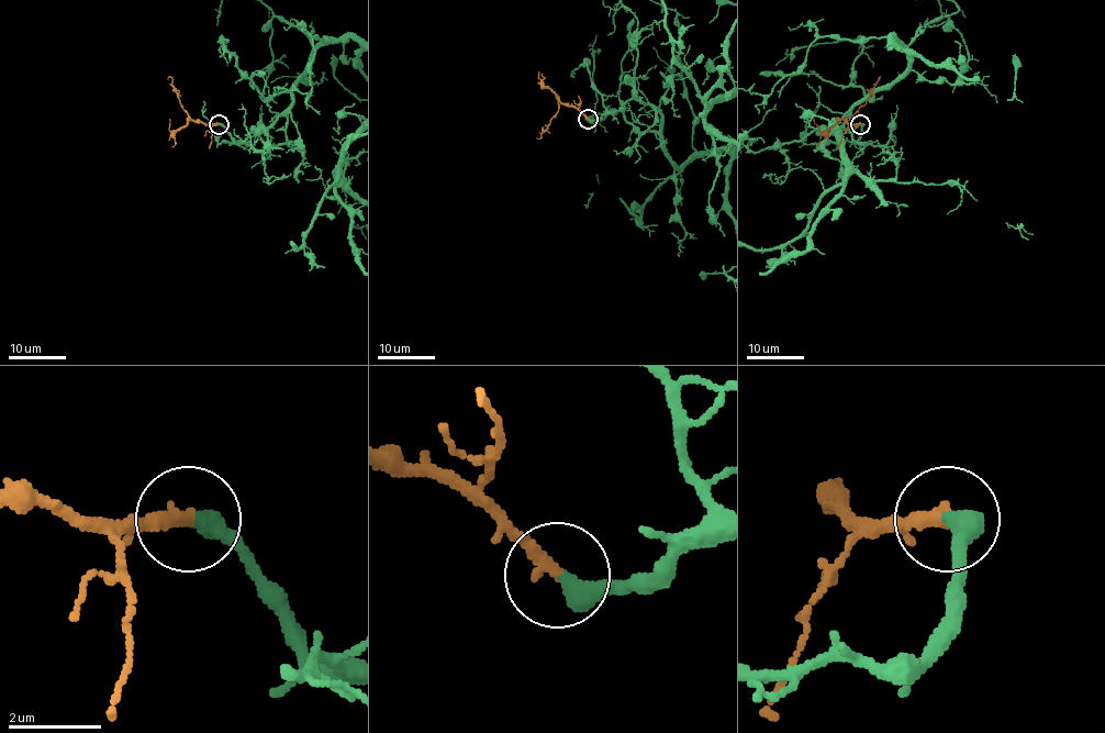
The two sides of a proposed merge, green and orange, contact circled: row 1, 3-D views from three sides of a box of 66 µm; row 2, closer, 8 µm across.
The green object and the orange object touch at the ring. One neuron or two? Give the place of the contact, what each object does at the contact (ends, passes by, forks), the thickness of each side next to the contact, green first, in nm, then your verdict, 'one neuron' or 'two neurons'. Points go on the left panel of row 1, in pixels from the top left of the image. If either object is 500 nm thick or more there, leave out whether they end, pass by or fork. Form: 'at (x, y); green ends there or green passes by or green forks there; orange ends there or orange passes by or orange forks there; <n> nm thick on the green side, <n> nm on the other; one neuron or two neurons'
at (219, 124); green ends there; orange ends there; 440 nm thick on the green side, 320 nm on the other; one neuron

